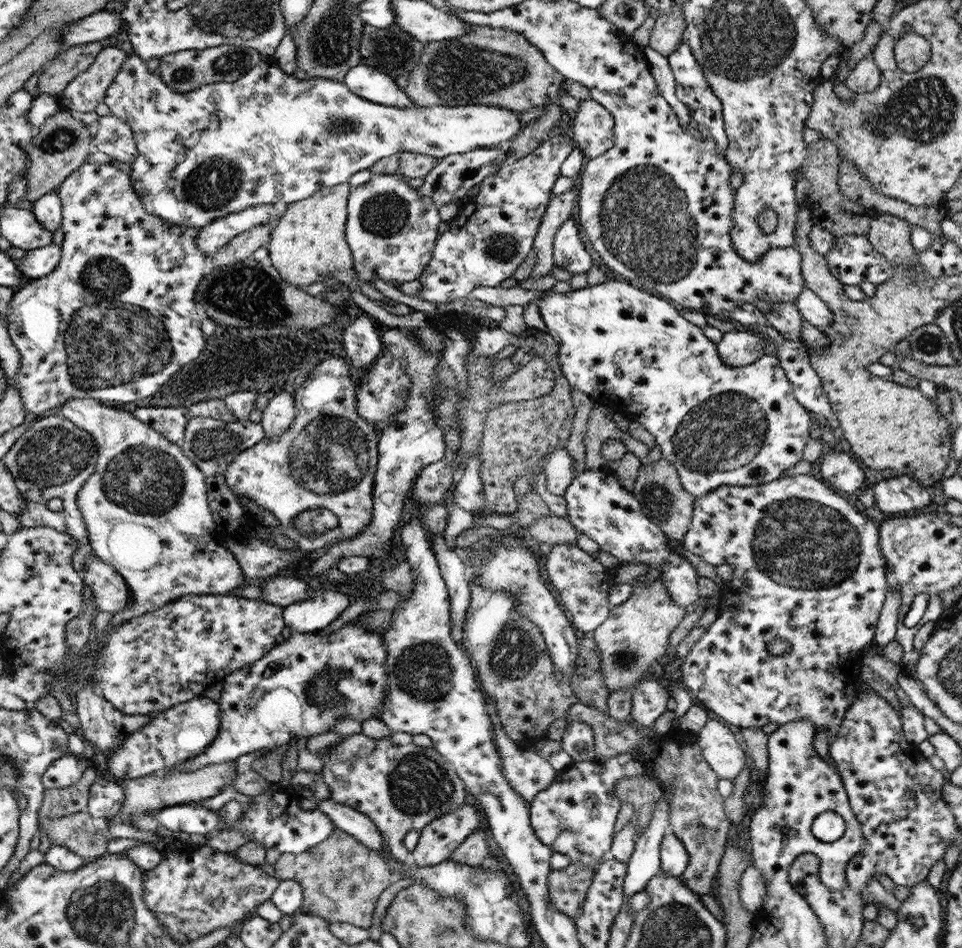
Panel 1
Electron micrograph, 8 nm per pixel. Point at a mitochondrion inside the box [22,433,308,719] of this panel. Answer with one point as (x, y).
(141, 477)

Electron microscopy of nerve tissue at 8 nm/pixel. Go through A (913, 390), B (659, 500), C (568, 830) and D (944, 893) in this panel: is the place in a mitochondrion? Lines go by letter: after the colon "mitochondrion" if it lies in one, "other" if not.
A: other
B: mitochondrion
C: mitochondrion
D: other

